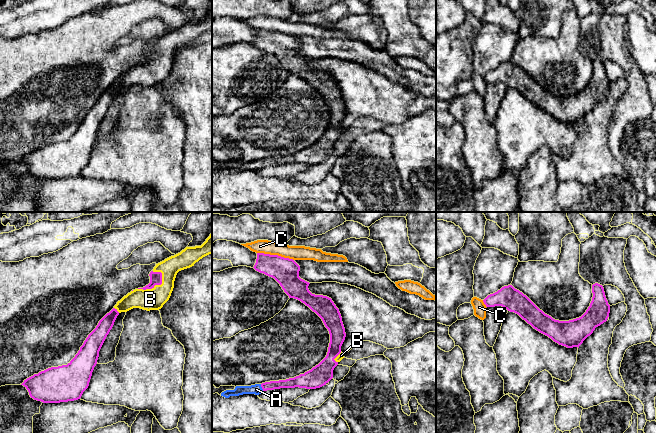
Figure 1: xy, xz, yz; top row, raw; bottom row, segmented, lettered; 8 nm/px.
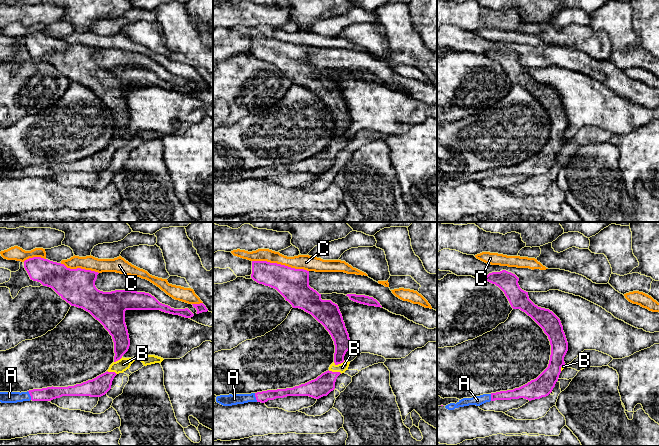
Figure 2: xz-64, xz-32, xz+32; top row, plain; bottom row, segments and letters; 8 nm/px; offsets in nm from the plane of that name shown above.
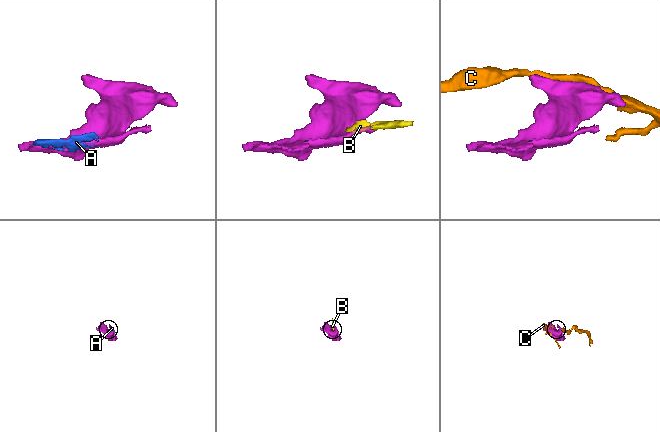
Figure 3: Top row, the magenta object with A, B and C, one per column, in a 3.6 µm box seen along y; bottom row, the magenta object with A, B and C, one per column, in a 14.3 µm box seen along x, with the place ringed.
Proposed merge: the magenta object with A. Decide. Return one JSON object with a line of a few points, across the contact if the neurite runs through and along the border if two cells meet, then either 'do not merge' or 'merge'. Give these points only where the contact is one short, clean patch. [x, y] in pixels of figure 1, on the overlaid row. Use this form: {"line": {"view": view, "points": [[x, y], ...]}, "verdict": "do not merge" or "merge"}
{"verdict": "merge"}

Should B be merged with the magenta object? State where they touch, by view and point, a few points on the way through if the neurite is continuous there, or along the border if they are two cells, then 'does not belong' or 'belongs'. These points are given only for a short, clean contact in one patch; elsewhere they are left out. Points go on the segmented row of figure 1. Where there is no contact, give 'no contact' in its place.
meets magenta in xy at (154, 285); belongs

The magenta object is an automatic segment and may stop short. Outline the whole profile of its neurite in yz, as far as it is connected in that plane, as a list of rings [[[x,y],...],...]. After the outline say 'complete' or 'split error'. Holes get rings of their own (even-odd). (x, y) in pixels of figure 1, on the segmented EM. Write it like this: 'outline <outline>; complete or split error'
outline [[[512,285],[504,286],[488,295],[484,300],[486,307],[502,306],[518,314],[540,333],[567,348],[578,347],[590,336],[596,327],[607,321],[610,305],[602,285],[592,285],[592,301],[586,312],[579,318],[559,321],[545,314],[526,295]]]; complete

